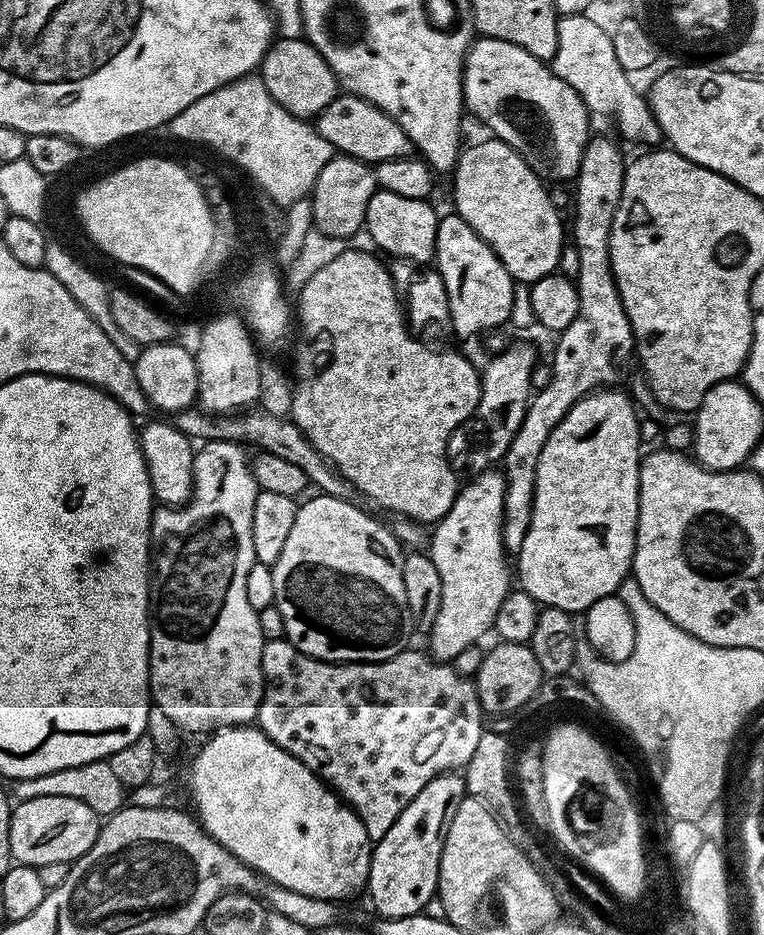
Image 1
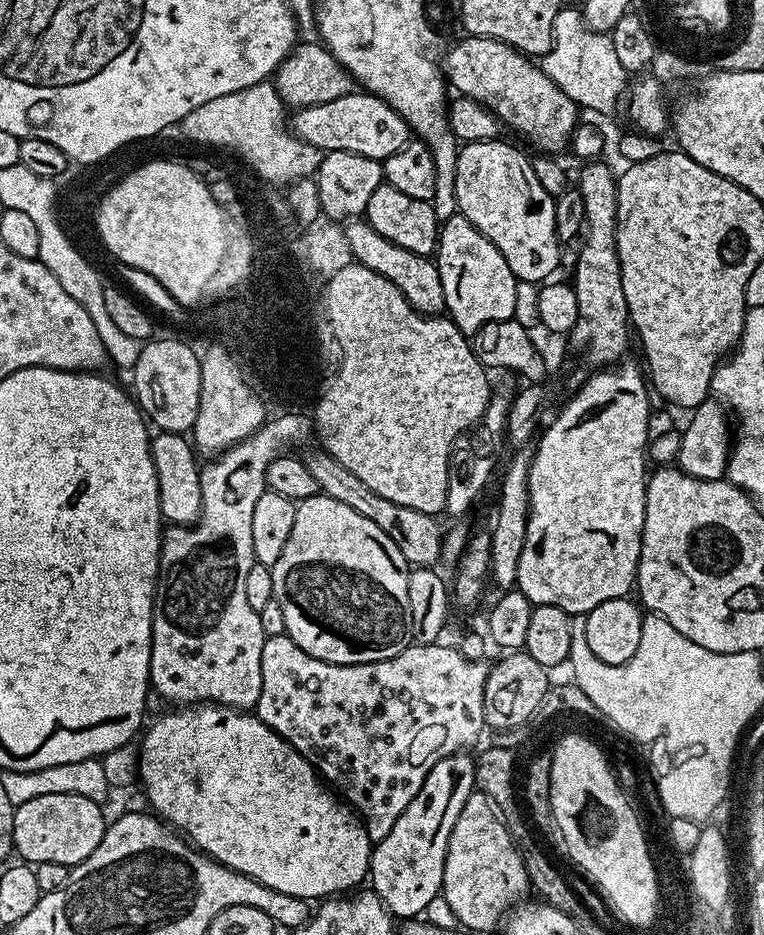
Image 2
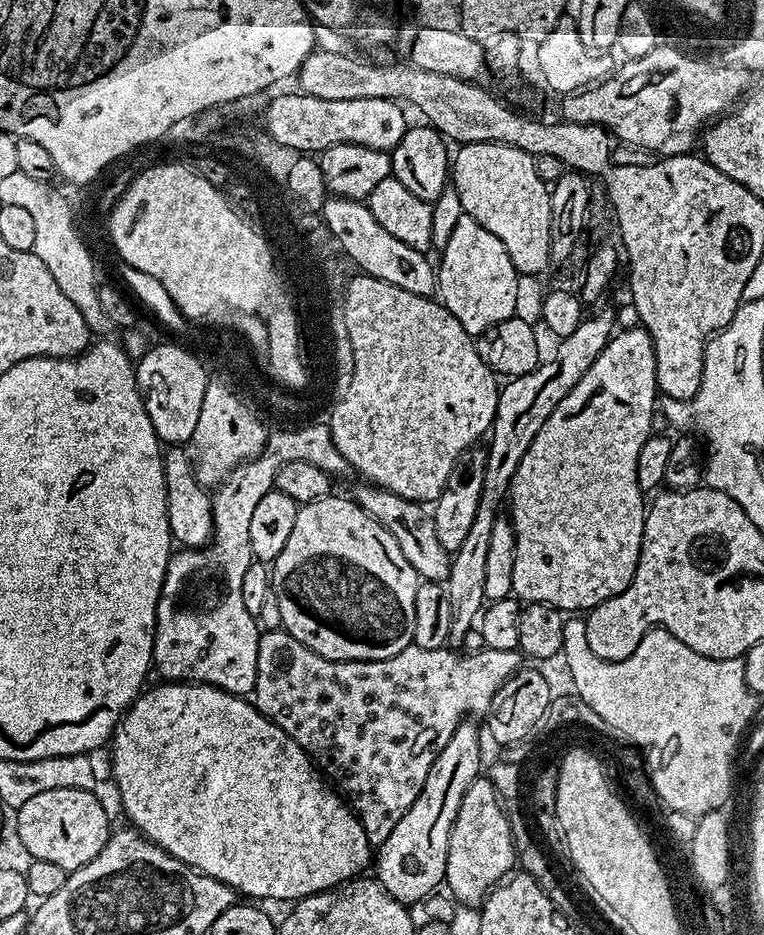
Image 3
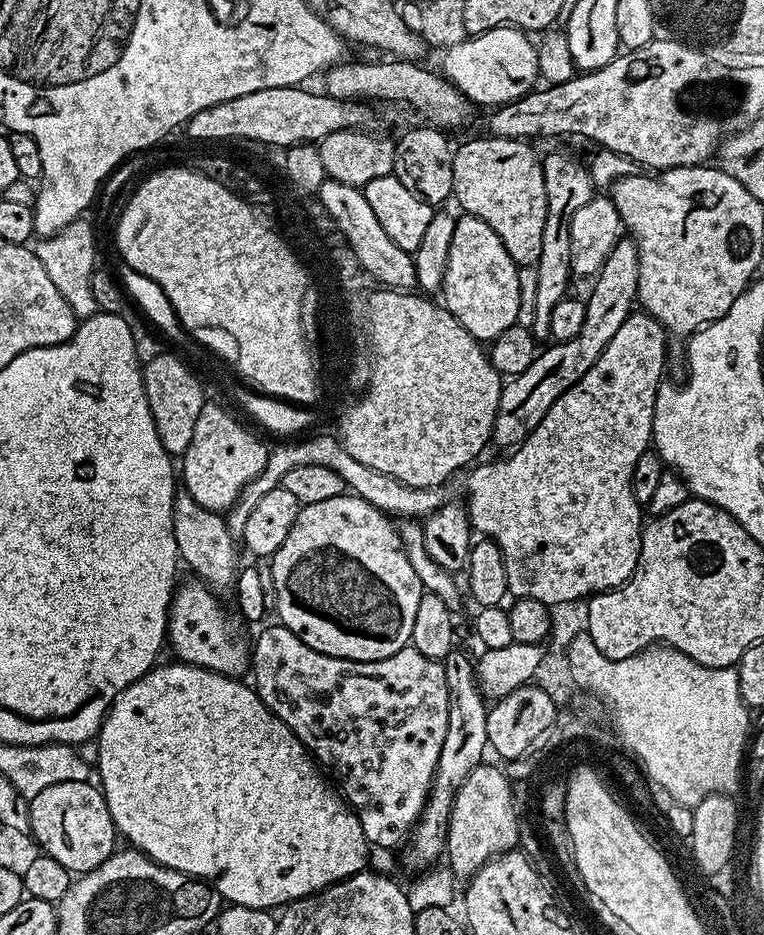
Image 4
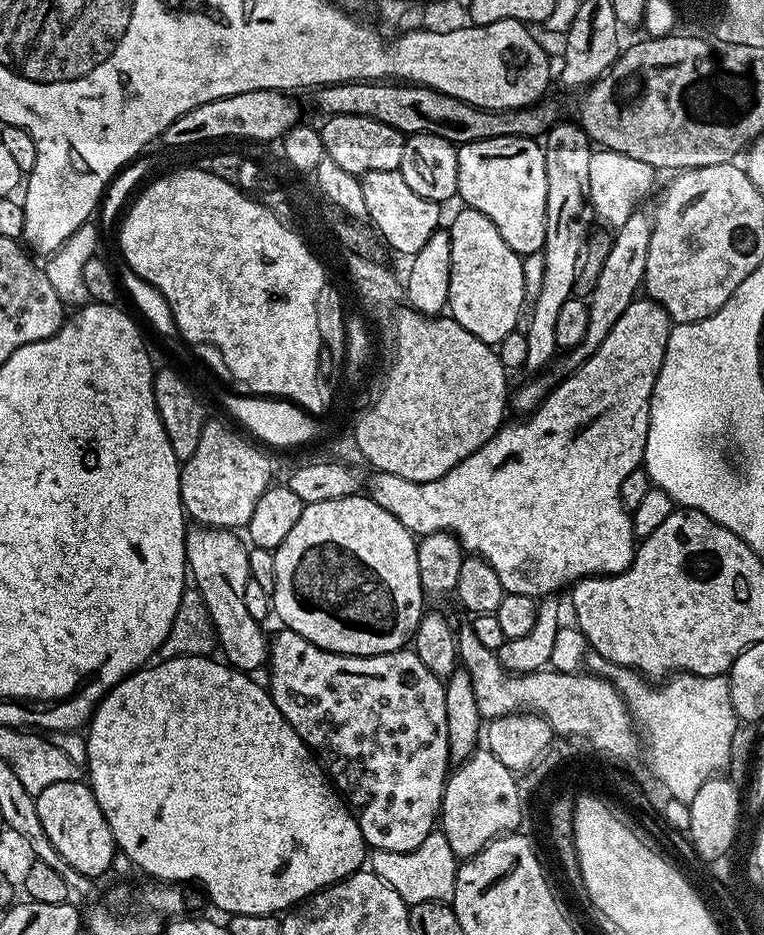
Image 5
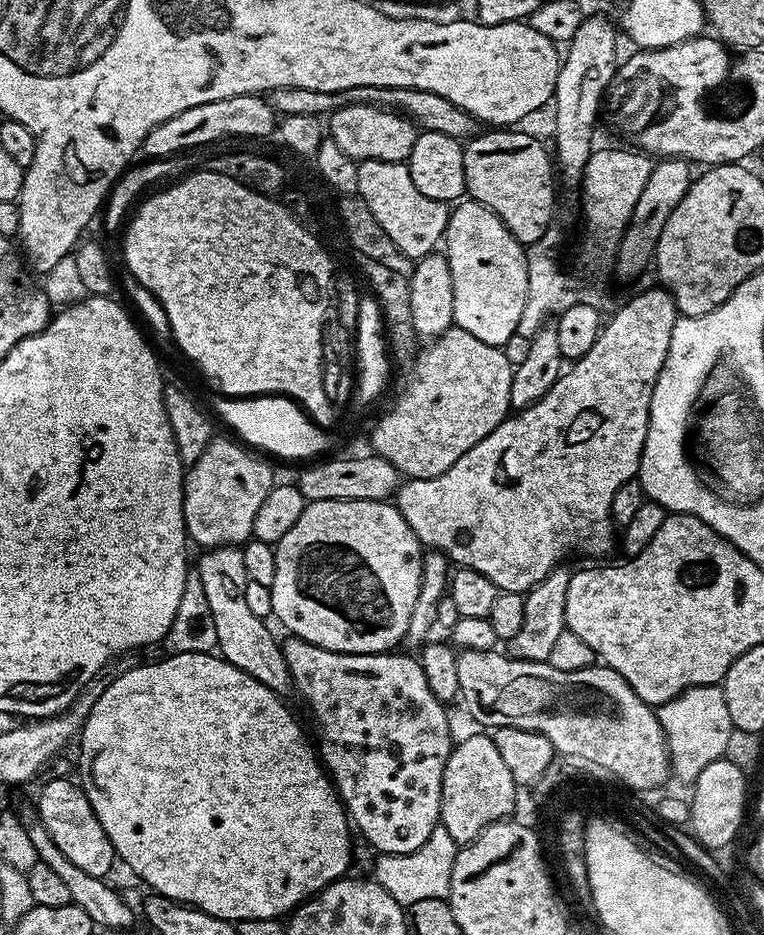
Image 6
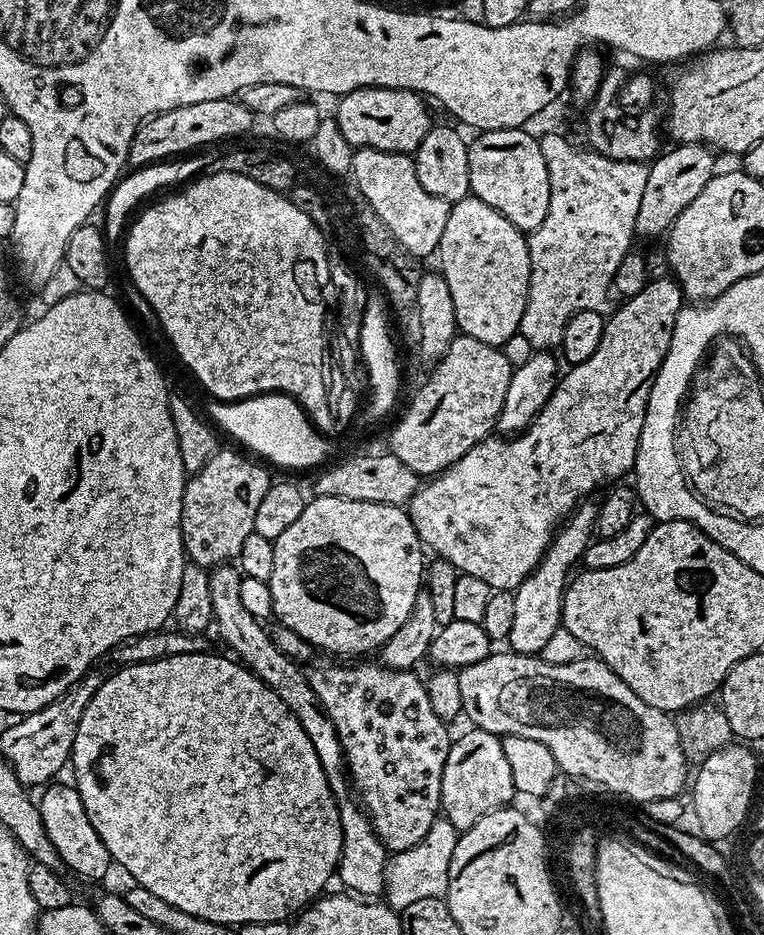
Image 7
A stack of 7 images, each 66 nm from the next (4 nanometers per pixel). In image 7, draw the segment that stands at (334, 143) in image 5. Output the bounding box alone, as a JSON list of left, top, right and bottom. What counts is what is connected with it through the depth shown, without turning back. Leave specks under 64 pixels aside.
[334,88,434,154]

